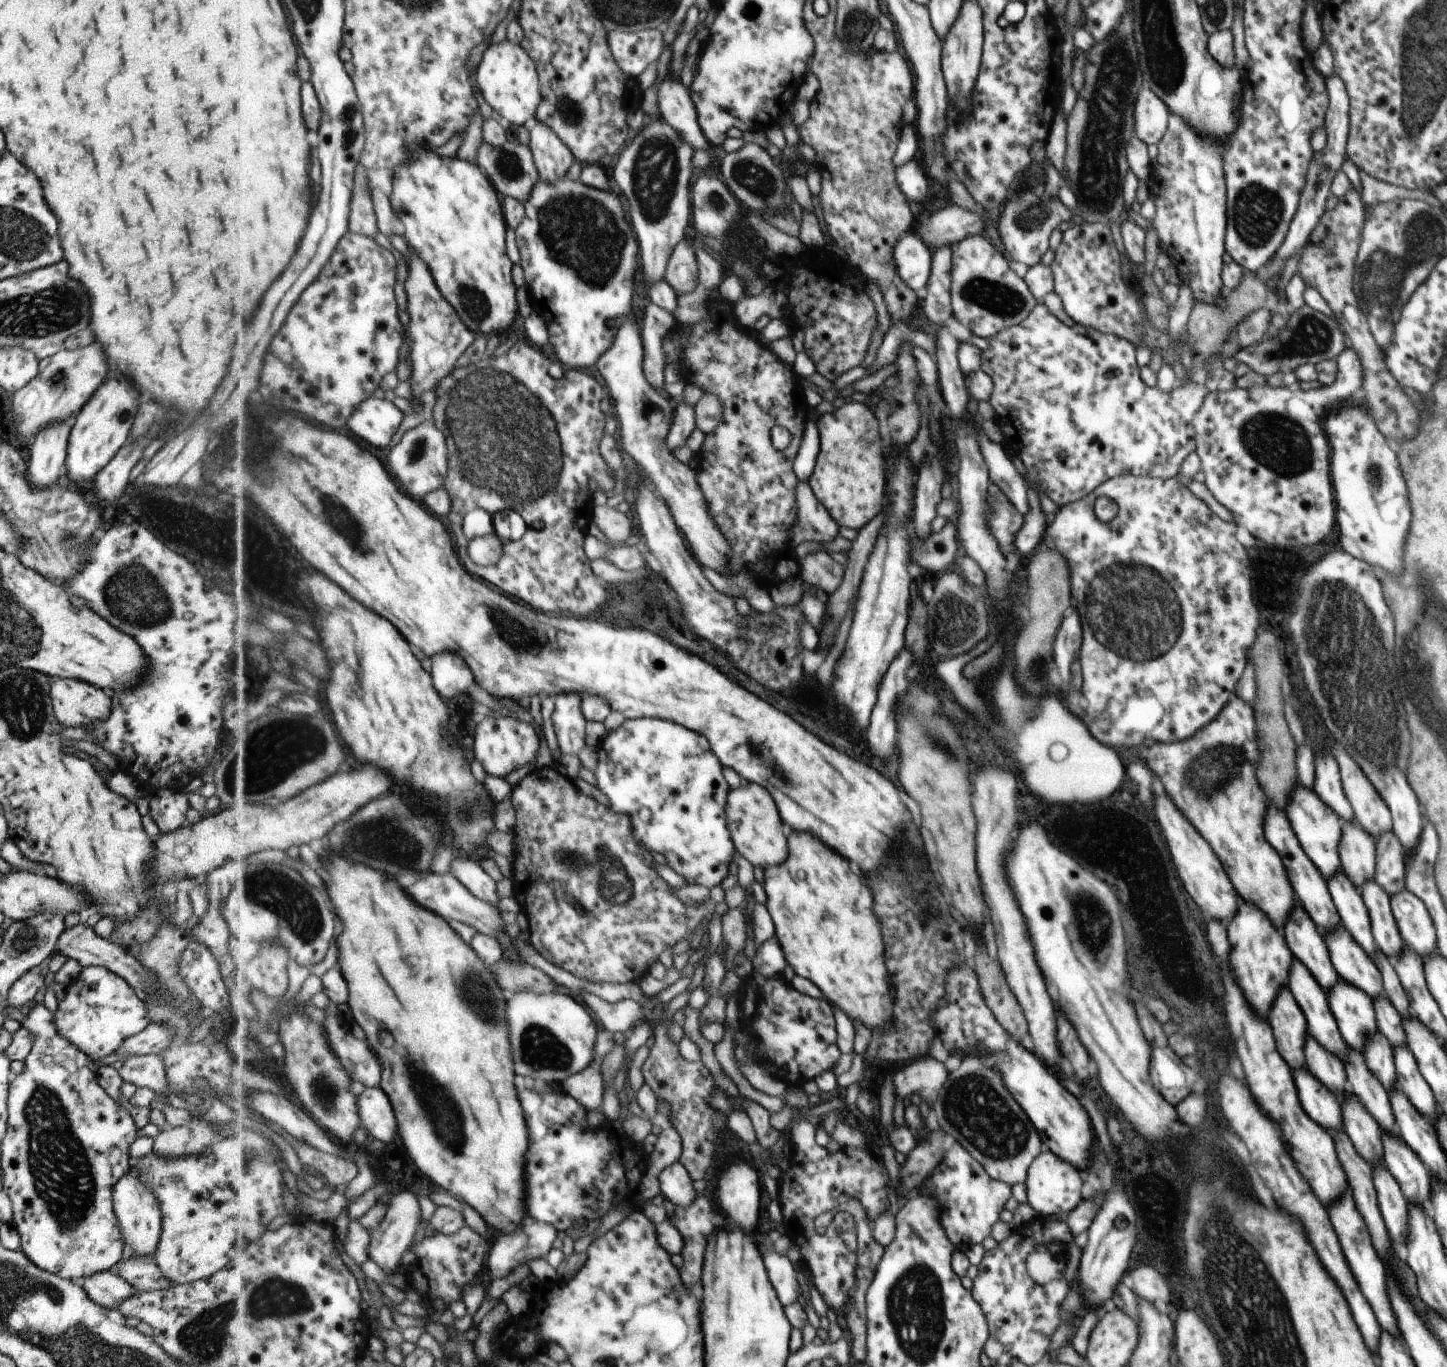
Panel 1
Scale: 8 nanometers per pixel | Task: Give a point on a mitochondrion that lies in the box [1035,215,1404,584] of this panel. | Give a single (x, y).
(1270, 438)

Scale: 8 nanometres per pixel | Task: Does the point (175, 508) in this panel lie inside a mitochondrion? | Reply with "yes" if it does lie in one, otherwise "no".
no

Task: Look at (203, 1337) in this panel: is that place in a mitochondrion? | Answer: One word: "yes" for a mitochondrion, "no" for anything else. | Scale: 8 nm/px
yes

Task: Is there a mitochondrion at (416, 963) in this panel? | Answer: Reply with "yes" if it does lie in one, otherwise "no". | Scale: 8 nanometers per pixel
no

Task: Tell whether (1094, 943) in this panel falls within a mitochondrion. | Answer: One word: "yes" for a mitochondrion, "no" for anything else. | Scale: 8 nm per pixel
yes

